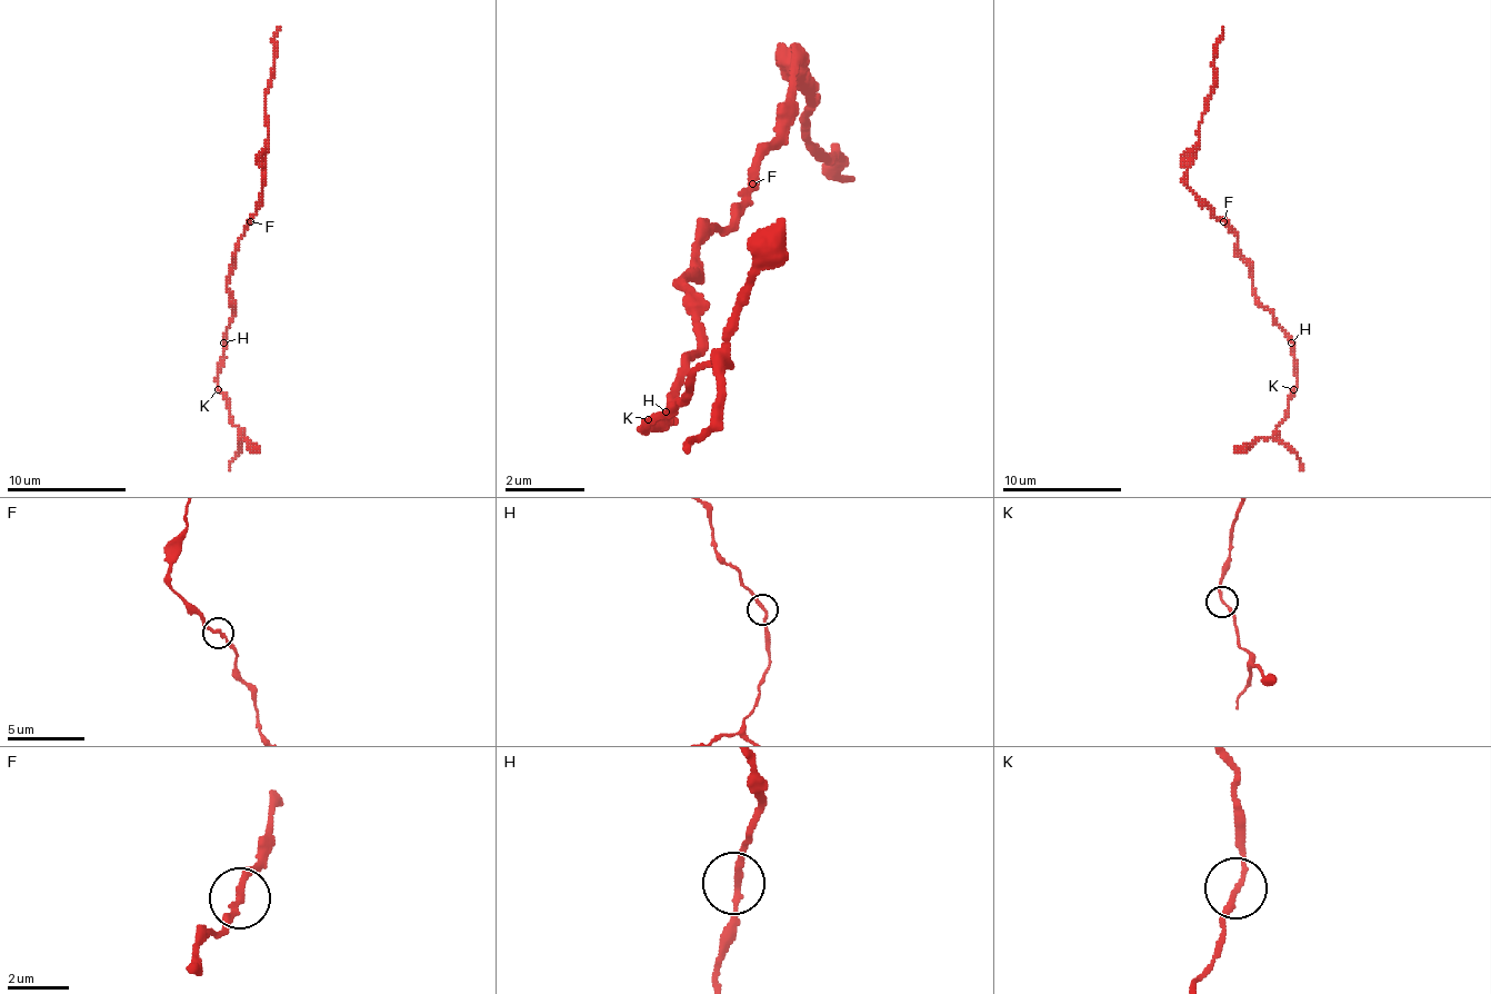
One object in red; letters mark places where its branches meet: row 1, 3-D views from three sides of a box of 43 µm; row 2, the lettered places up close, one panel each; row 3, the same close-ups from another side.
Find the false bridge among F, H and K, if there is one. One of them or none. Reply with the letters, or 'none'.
none

